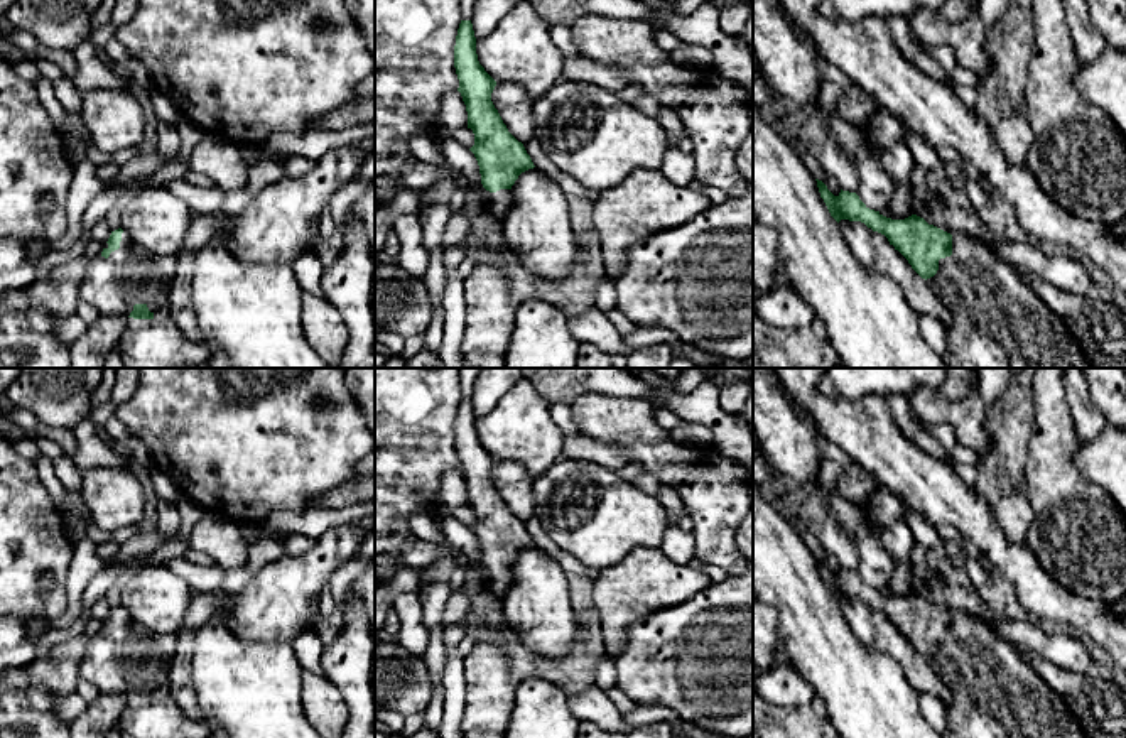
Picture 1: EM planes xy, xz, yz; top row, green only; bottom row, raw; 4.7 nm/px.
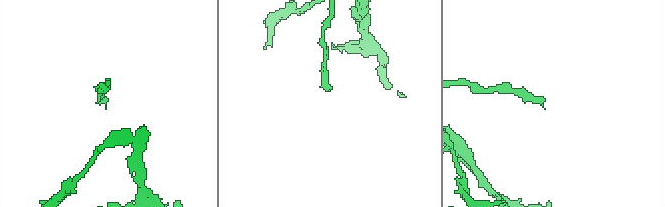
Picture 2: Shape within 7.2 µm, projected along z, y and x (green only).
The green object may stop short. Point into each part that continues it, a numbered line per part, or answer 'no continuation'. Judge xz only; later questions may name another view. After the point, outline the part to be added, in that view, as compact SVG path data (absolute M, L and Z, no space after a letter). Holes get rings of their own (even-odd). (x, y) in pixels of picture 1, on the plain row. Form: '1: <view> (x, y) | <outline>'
1: xz (497, 581) | M500 567L496 571L486 569L481 574L481 581L490 593L501 600L506 594L506 589L512 586L513 571L512 567Z

